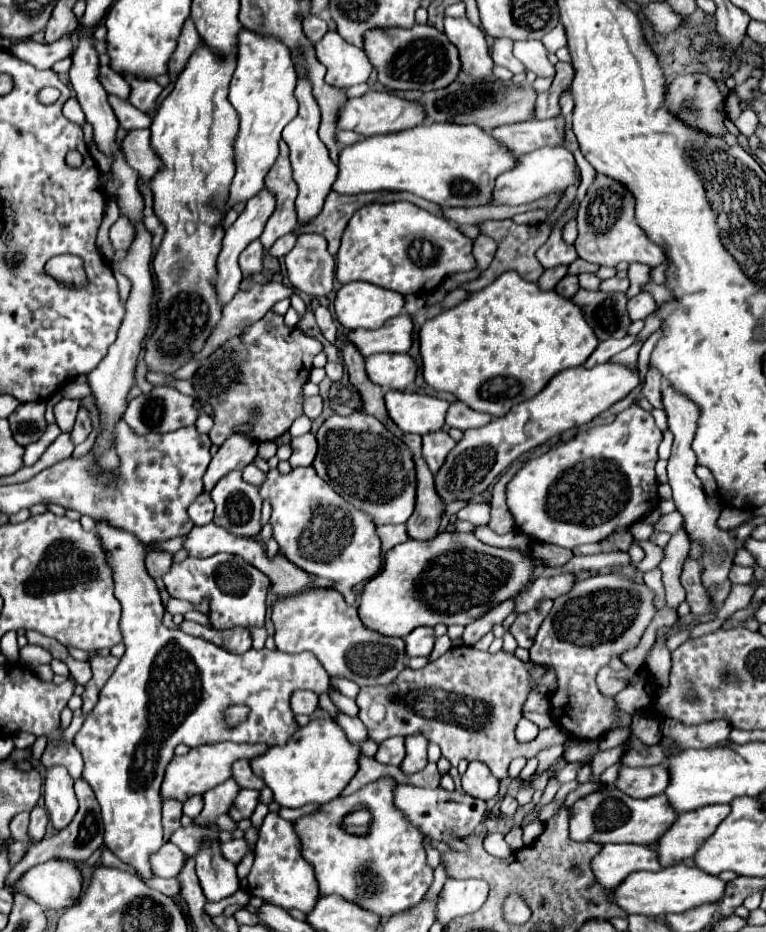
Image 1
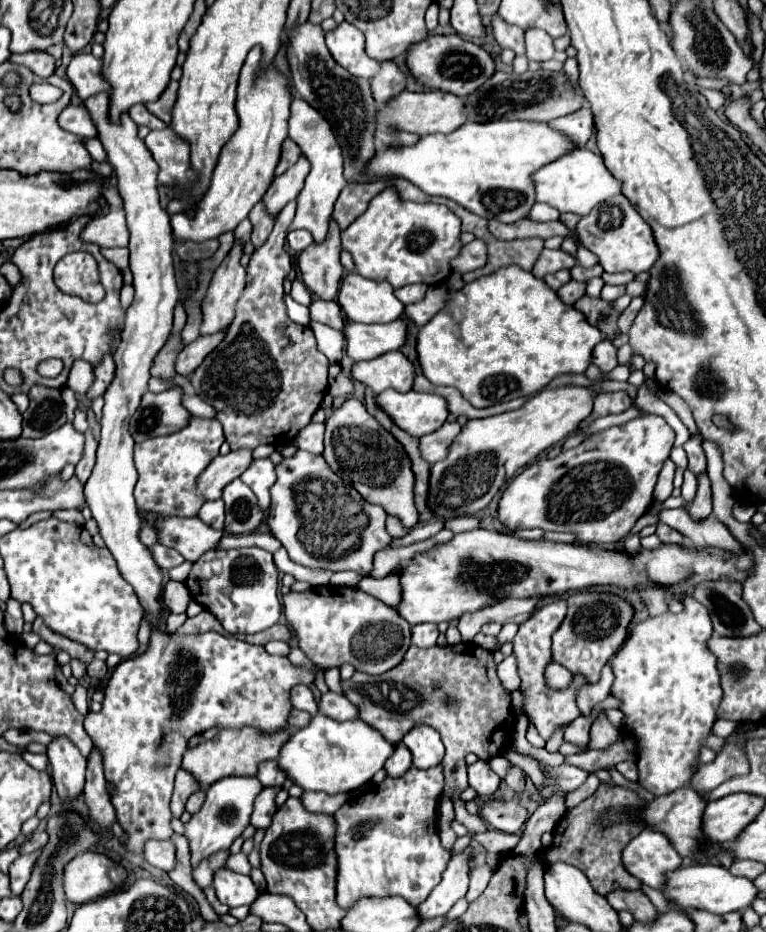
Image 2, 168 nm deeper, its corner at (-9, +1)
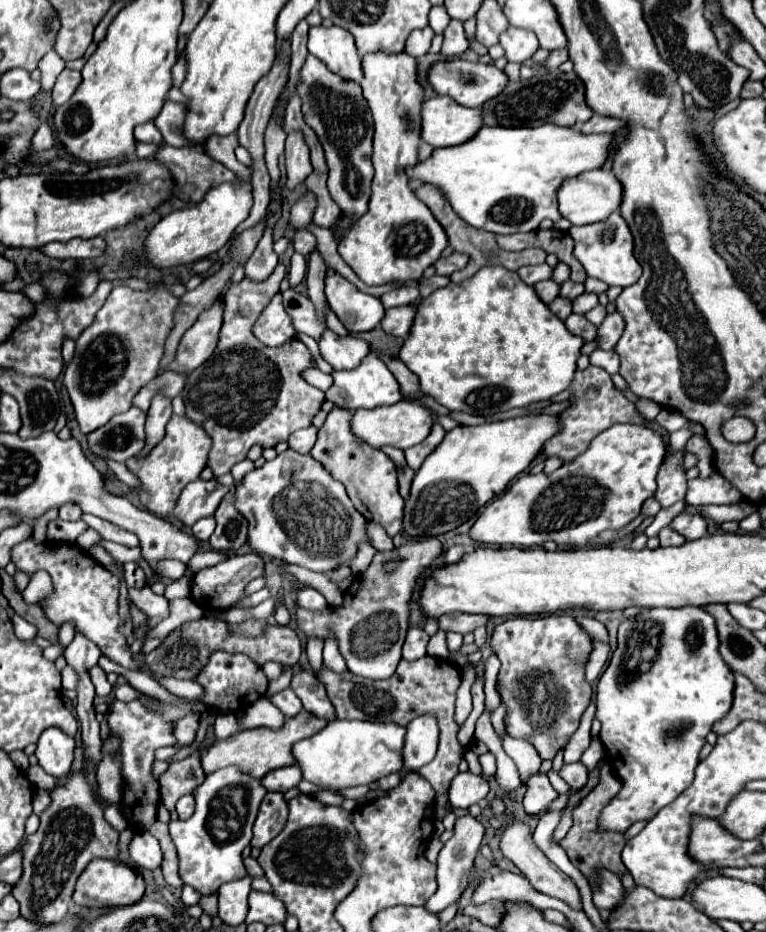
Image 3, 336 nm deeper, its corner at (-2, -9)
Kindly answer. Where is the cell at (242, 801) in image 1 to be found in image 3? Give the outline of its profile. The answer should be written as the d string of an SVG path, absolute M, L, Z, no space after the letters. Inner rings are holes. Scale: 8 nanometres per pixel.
M268 793L260 805L260 813L254 823L254 839L252 847L264 847L270 843L288 821L288 801L282 793Z

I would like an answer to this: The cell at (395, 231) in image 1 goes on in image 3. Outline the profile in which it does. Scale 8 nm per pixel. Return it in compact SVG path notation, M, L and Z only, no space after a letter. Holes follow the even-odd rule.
M380 51L362 57L364 77L360 85L374 115L372 163L376 175L372 181L370 209L340 241L338 253L366 285L420 279L424 269L430 267L448 245L444 229L428 211L428 207L416 199L416 193L410 187L410 179L406 175L406 169L418 163L418 147L422 143L420 113L424 89L418 83L416 65L418 61L404 51L400 55L388 55Z

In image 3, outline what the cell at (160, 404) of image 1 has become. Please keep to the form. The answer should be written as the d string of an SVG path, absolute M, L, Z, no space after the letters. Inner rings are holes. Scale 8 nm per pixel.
M130 407L126 413L114 415L106 425L88 433L88 449L100 459L124 463L144 447L144 423L146 413L138 407Z

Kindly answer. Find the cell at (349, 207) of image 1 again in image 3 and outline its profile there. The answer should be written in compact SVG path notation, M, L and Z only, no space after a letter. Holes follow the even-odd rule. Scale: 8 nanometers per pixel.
M424 185L424 187L416 189L416 193L418 193L418 197L430 207L430 211L434 213L434 217L438 219L438 223L442 223L442 227L444 227L444 231L446 231L446 235L448 235L448 245L450 245L454 251L466 253L466 255L470 257L468 267L464 267L464 269L460 269L458 273L452 273L452 275L450 275L450 279L452 279L454 283L460 283L460 281L472 277L478 269L482 269L482 267L486 267L486 265L502 265L502 267L506 267L506 269L510 269L510 271L518 271L518 267L524 267L524 265L540 265L540 263L546 261L546 253L540 251L540 249L526 249L526 251L520 251L520 253L508 253L508 251L504 251L502 247L498 247L496 235L492 235L490 231L480 231L480 229L476 229L476 227L464 223L464 221L452 211L452 205L444 199L444 193L440 191L440 187Z

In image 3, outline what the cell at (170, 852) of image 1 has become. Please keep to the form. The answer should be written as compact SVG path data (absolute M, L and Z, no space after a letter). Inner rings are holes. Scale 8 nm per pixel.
M144 831L144 835L136 833L128 845L128 857L130 863L134 859L136 867L142 869L156 869L162 863L162 851L160 851L160 843L154 835L150 835L148 831Z

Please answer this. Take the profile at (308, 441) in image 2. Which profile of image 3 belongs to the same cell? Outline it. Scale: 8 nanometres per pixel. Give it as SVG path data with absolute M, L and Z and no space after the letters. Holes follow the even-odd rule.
M314 425L306 427L306 429L300 429L300 431L294 431L290 437L288 437L288 443L294 451L298 453L310 453L310 449L314 447L316 443L316 433L318 429Z

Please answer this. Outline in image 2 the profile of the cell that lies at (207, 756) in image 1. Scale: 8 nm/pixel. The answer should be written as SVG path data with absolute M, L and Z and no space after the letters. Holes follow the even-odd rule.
M221 729L211 741L205 741L185 751L183 769L187 769L197 779L201 789L211 787L223 777L253 777L257 773L257 763L277 759L279 749L287 741L287 737L287 731L263 735L255 729Z

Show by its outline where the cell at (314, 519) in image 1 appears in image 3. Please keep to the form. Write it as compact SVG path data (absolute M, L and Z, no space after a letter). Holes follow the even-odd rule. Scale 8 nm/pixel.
M292 449L252 469L234 487L234 505L246 517L252 551L312 571L328 573L340 563L350 563L358 543L366 541L366 519L354 509L344 485L316 459Z

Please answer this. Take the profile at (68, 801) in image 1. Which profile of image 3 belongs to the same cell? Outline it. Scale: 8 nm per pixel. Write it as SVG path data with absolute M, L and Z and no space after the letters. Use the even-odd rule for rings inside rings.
M48 727L38 739L36 757L46 773L58 779L68 777L74 759L74 737L58 727Z

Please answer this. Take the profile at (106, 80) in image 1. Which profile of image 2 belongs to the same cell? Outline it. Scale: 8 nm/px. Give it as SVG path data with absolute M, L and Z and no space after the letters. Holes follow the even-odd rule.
M77 53L69 67L67 67L67 79L73 83L77 95L85 101L89 95L99 91L111 91L111 85L103 81L101 75L101 59L95 59L91 53Z

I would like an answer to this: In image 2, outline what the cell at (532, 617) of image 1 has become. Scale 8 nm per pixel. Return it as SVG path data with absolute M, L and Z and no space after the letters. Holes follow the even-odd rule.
M553 597L553 601L545 603L539 611L533 613L531 619L527 619L525 623L519 625L519 631L513 639L513 653L517 657L519 675L521 675L521 689L525 689L523 711L533 719L533 723L535 723L535 727L543 739L549 739L555 727L565 727L567 723L571 723L573 719L577 719L581 715L577 709L577 703L575 703L575 691L579 685L585 685L583 677L575 675L573 683L563 691L547 689L545 677L543 677L543 669L551 661L551 633L561 625L565 611L567 611L565 599Z

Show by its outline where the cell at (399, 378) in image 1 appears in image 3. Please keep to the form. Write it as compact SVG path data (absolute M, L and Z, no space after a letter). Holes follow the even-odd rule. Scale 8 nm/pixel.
M374 353L366 355L360 367L350 369L350 371L332 371L332 377L334 377L334 385L326 391L326 399L342 409L352 409L352 411L374 409L378 405L392 405L402 399L400 385L396 383L394 375L388 371L386 363L378 359Z

